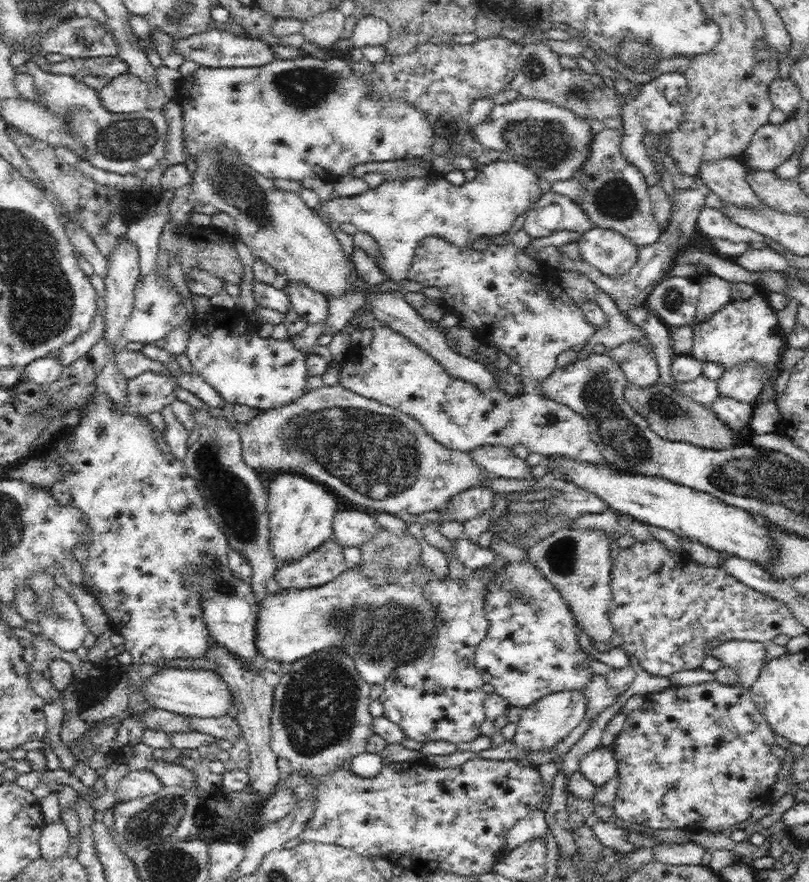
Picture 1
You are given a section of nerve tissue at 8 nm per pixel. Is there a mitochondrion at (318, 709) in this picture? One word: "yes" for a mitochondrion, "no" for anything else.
yes

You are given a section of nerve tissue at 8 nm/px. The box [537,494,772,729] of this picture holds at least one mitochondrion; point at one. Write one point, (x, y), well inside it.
(561, 556)

